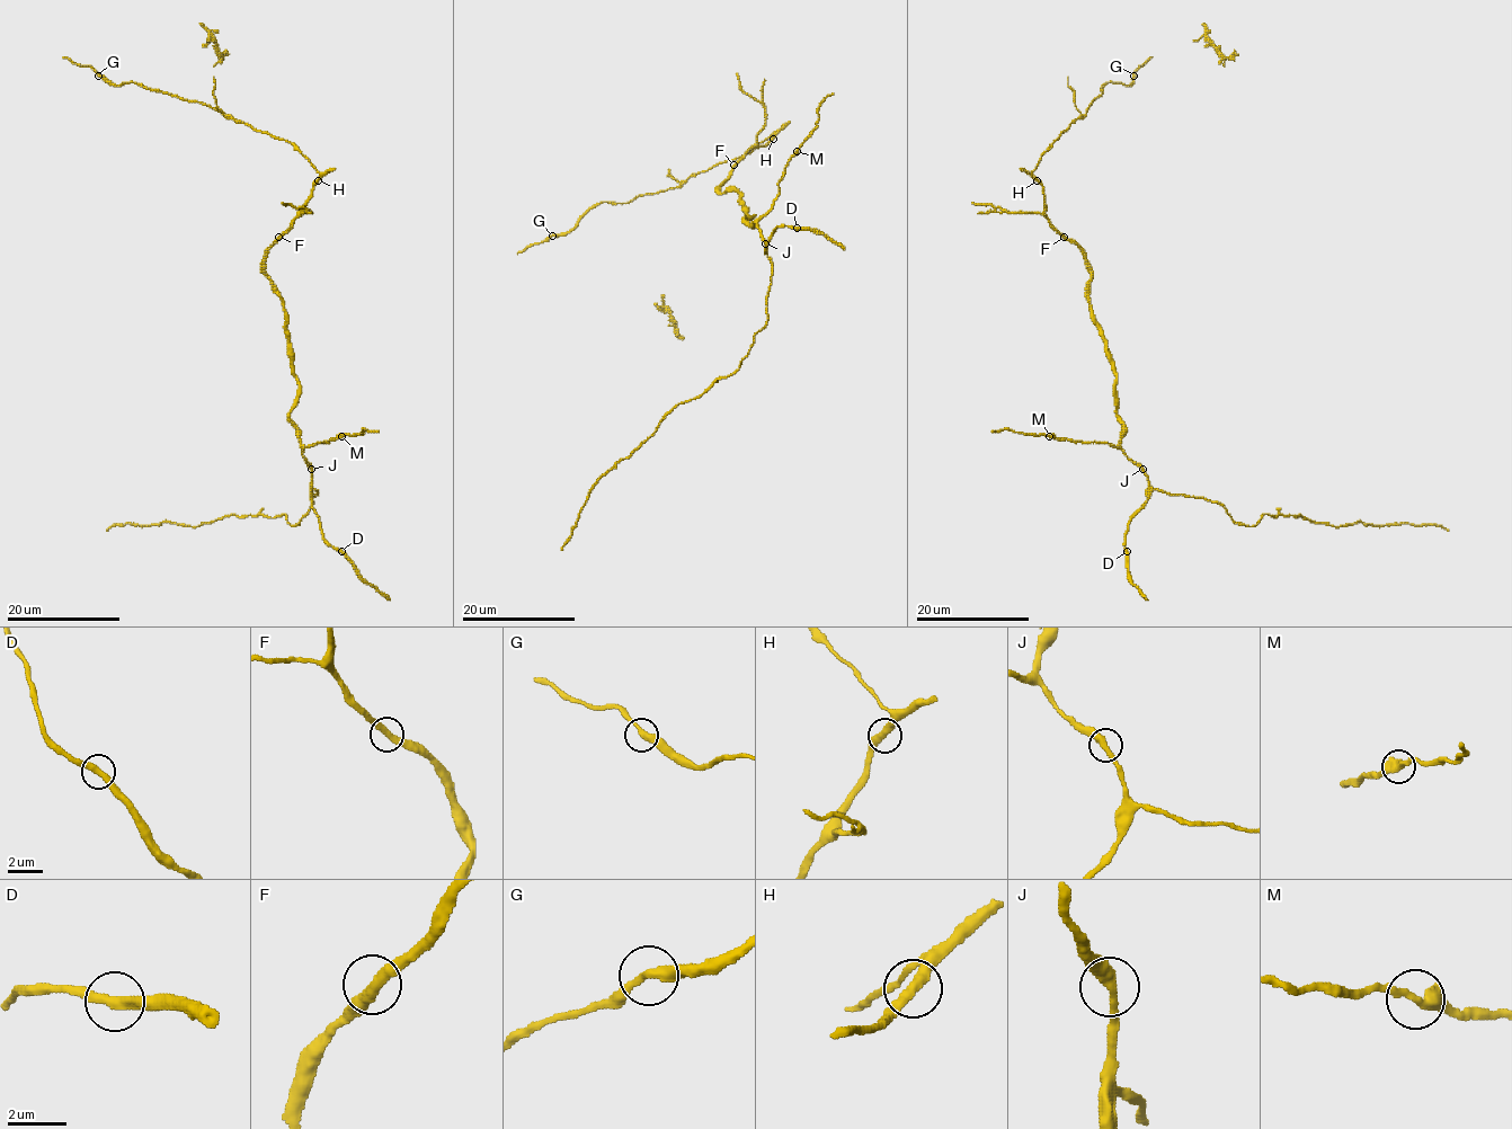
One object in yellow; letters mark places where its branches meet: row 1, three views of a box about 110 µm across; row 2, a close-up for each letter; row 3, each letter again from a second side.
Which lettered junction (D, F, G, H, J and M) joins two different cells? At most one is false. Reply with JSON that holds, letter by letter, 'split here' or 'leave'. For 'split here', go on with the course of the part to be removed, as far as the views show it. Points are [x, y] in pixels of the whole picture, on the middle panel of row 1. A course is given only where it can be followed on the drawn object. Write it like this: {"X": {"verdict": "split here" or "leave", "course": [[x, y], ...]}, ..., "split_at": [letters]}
{"D": {"verdict": "leave"}, "F": {"verdict": "leave"}, "G": {"verdict": "leave"}, "H": {"verdict": "leave"}, "J": {"verdict": "leave"}, "M": {"verdict": "leave"}, "split_at": []}

